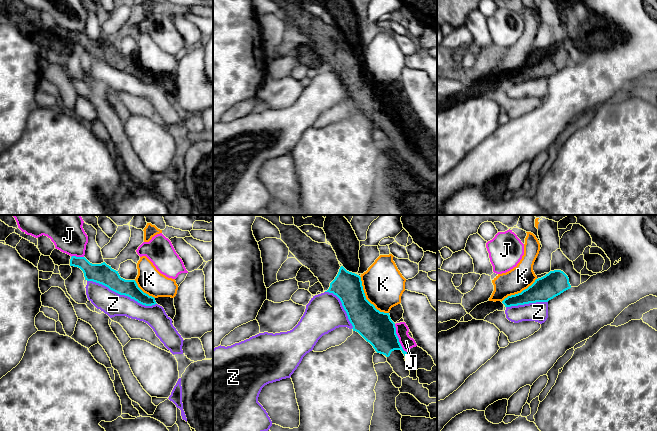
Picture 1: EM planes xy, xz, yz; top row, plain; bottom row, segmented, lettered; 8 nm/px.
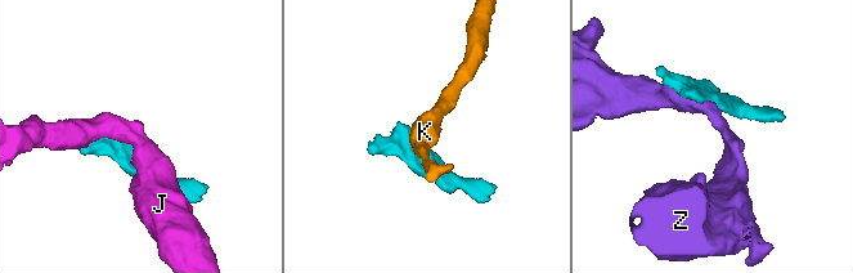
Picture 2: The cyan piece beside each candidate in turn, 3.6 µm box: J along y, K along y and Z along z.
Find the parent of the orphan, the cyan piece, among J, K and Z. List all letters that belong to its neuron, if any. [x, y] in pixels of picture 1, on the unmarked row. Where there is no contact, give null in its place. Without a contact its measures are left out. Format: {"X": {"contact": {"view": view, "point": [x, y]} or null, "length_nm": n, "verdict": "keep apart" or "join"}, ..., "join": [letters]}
{"J": {"contact": {"view": "xz", "point": [398, 114]}, "length_nm": 260, "verdict": "keep apart"}, "K": {"contact": {"view": "xz", "point": [365, 74]}, "length_nm": 380, "verdict": "keep apart"}, "Z": {"contact": {"view": "xy", "point": [122, 70]}, "length_nm": 600, "verdict": "keep apart"}, "join": []}

